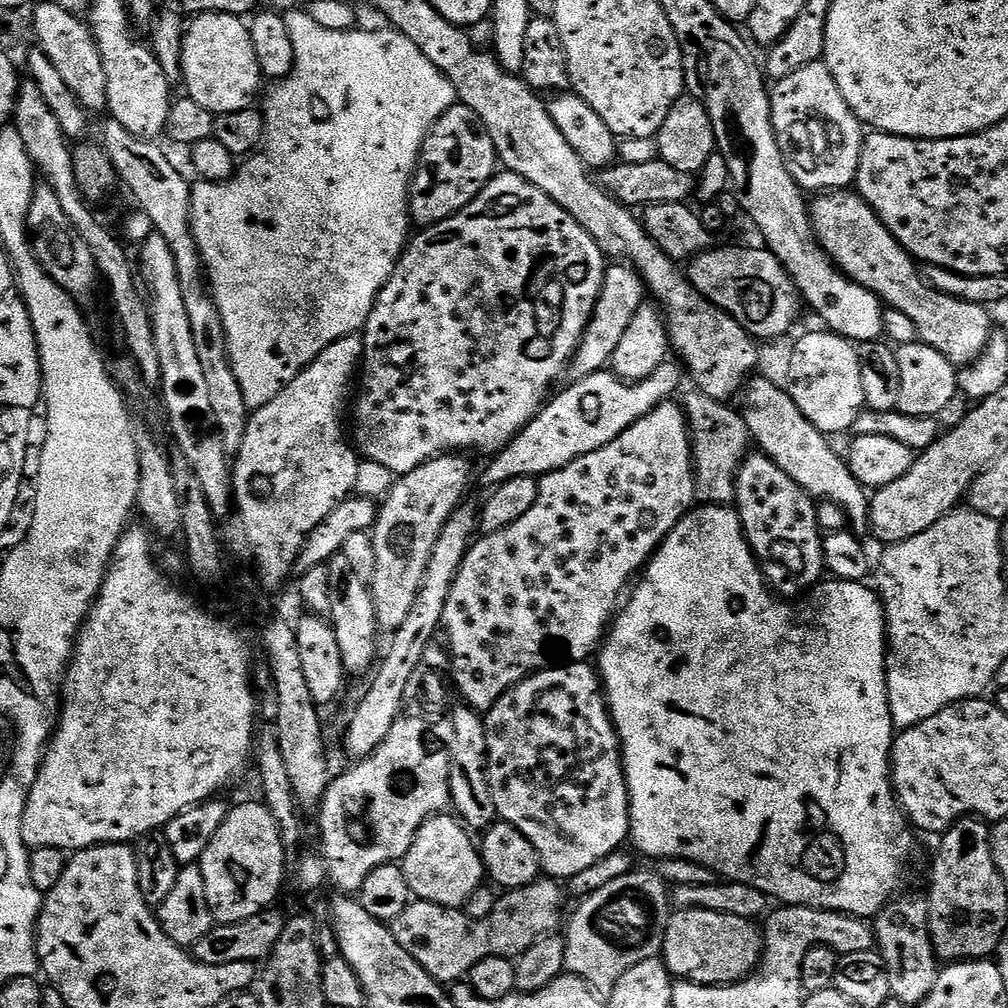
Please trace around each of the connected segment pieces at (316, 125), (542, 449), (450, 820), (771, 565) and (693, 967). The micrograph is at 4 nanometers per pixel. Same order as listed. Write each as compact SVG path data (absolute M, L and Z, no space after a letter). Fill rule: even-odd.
M306 10L289 11L286 19L296 54L296 65L291 74L279 81L273 87L276 89L268 96L268 106L264 108L265 141L262 149L239 165L244 172L252 168L252 188L248 188L248 176L239 176L236 171L226 181L200 182L192 193L189 212L190 235L194 238L200 269L223 320L230 364L248 406L254 410L269 407L279 399L299 372L316 361L322 350L342 338L357 335L367 324L372 307L376 305L376 296L394 274L400 253L410 239L409 188L412 187L423 142L440 116L458 100L452 83L401 32L326 30L326 26L320 26ZM256 172L272 172L272 180L256 180Z
M665 361L648 379L629 382L611 370L603 370L580 381L571 381L569 388L561 387L540 413L502 451L489 459L492 461L484 472L485 486L495 490L519 476L547 476L549 472L557 472L570 462L614 442L614 438L638 422L638 418L673 397L671 395L684 378L681 367L673 362Z
M448 815L431 816L418 830L410 850L402 861L413 897L435 904L466 902L486 880L484 857L477 841L476 844L472 841L473 833L455 815Z
M756 450L747 460L748 457L739 465L734 478L734 500L740 503L738 515L744 536L756 556L765 581L777 593L780 591L784 598L792 598L788 596L796 596L799 592L807 593L821 583L826 572L826 540L824 536L820 537L817 501L763 451Z
M684 908L677 909L671 913L671 920L668 926L668 932L665 935L665 944L662 951L662 959L668 965L669 972L673 977L679 978L684 982L693 984L734 984L738 980L743 980L759 965L762 955L762 932L759 927L755 928L755 923L752 920L743 920L737 916L731 916L725 912L711 912L708 908Z

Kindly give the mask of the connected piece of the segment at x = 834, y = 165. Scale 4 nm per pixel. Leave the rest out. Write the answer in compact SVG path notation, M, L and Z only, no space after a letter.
M823 59L802 66L788 77L775 81L770 95L777 140L795 171L804 172L803 183L820 188L816 190L847 189L856 178L866 128L846 102L842 90L838 90L830 66Z

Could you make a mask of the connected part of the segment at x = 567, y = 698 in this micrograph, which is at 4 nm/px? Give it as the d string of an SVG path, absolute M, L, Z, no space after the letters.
M560 662L533 672L497 698L496 705L487 709L483 717L484 732L488 735L488 781L494 794L497 815L503 823L513 824L519 832L526 834L540 856L541 869L557 882L571 881L572 877L582 874L582 870L594 866L594 862L602 862L606 854L621 851L625 847L624 840L626 844L632 831L632 799L628 793L628 775L624 771L620 736L612 722L612 714L608 711L608 698L604 695L599 671L590 665L588 662Z

